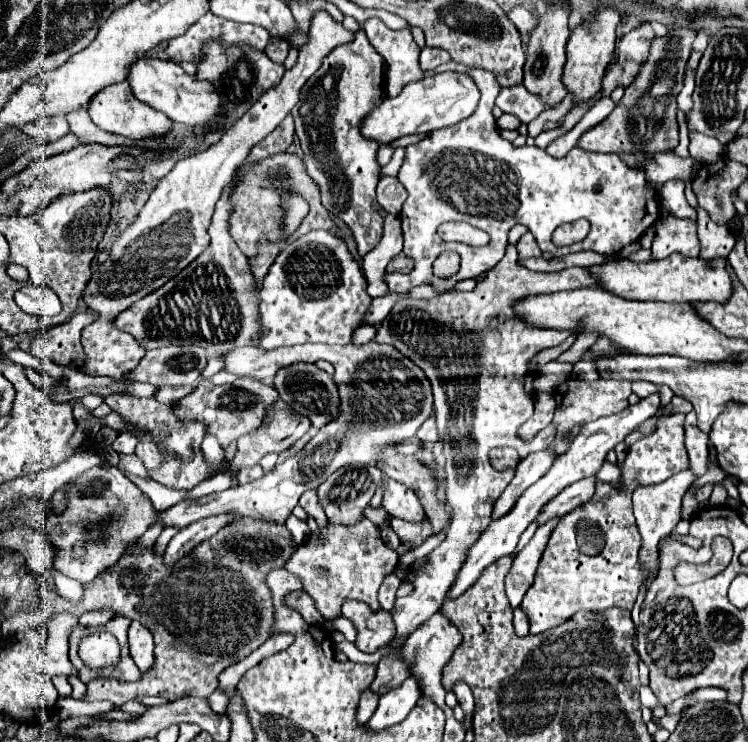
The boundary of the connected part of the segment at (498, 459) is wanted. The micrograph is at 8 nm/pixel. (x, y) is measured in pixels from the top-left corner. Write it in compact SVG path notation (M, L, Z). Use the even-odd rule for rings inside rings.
M496 448L492 450L492 466L508 468L518 464L518 452L514 448Z

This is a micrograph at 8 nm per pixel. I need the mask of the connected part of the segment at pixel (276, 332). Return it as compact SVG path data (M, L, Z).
M314 230L288 244L270 266L260 290L260 320L264 350L296 346L306 342L350 344L354 330L368 312L372 298L366 292L366 278L358 262L336 236Z

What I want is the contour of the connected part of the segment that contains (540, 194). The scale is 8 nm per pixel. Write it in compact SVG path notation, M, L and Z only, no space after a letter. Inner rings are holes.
M450 62L436 72L448 72L448 70L468 74L480 90L480 102L478 102L476 112L470 118L466 118L464 122L458 122L456 126L446 126L442 130L434 130L418 144L412 144L406 148L406 156L404 156L402 168L398 172L398 180L404 184L404 188L408 190L410 196L402 206L400 220L402 220L402 232L404 232L404 254L414 260L414 268L406 274L404 272L384 272L384 282L388 284L388 288L392 292L408 292L412 286L418 286L418 284L432 284L438 290L446 290L452 284L456 284L458 280L474 278L482 272L488 272L496 262L502 260L504 248L508 244L508 232L514 226L514 222L530 228L538 246L542 246L542 252L550 252L554 256L564 256L564 254L578 252L578 250L616 254L616 252L620 252L620 248L624 244L638 240L642 236L642 232L658 220L660 202L658 202L658 196L654 194L654 190L650 190L644 170L630 170L616 154L596 154L596 152L584 152L584 150L580 152L580 148L572 148L566 158L556 160L544 148L514 146L512 142L508 142L500 136L500 128L496 124L496 118L492 116L494 98L496 98L496 92L500 90L500 84L492 76L492 72L486 72L480 68L468 68L468 66L456 64L456 62ZM578 218L590 220L588 236L572 246L564 246L564 248L554 246L550 240L554 228L564 222L574 222ZM454 220L462 220L462 222L468 222L480 230L486 230L490 234L488 246L475 248L462 243L444 242L436 234L436 228L442 222L454 222ZM444 250L458 252L458 256L460 256L460 270L458 270L458 274L452 276L452 280L438 280L432 274L432 262Z

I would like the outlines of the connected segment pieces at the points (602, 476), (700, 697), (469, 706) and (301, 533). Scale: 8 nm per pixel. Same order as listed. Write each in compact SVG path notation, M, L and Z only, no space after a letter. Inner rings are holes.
M604 462L604 468L596 474L596 478L602 480L602 482L612 484L612 488L616 488L616 490L622 490L622 472L620 472L620 468L616 464Z
M700 688L696 694L694 694L694 698L686 704L686 706L690 706L690 704L694 704L694 702L708 702L708 700L724 700L726 698L726 692L722 690L722 688Z
M460 682L460 684L454 684L454 694L456 694L456 698L458 698L458 704L460 704L460 708L464 710L464 716L468 718L468 716L472 716L472 712L474 712L474 698L472 698L472 692L470 692L470 688L468 688L468 684L464 684L464 682Z
M290 516L290 518L286 520L286 528L288 528L288 532L292 534L292 540L294 540L296 544L304 544L304 542L308 542L310 528L308 528L306 522L298 520L296 516Z

